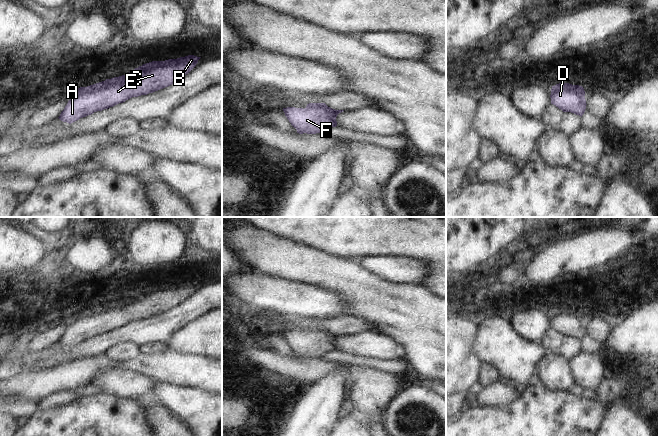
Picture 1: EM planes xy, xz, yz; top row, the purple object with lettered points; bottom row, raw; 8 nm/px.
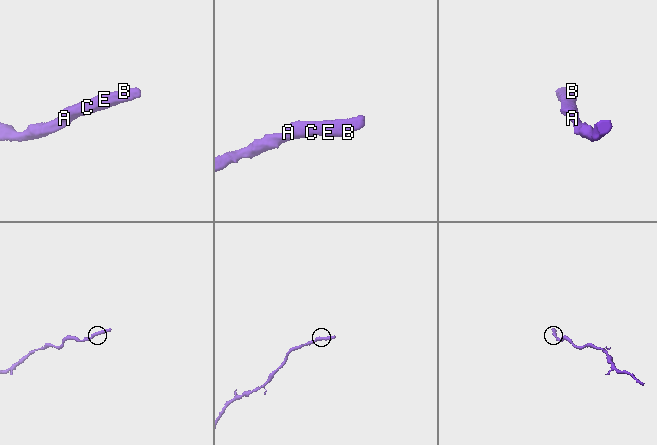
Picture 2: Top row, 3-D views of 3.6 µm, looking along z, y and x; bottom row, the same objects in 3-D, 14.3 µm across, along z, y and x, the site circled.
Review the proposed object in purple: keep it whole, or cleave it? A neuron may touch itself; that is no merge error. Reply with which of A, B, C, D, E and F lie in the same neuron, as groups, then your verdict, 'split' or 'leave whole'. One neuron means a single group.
groups A B C D E F; leave whole

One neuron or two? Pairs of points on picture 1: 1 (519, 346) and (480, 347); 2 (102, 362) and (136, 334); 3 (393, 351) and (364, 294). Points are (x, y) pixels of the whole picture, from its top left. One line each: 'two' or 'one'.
1: one
2: two
3: two

